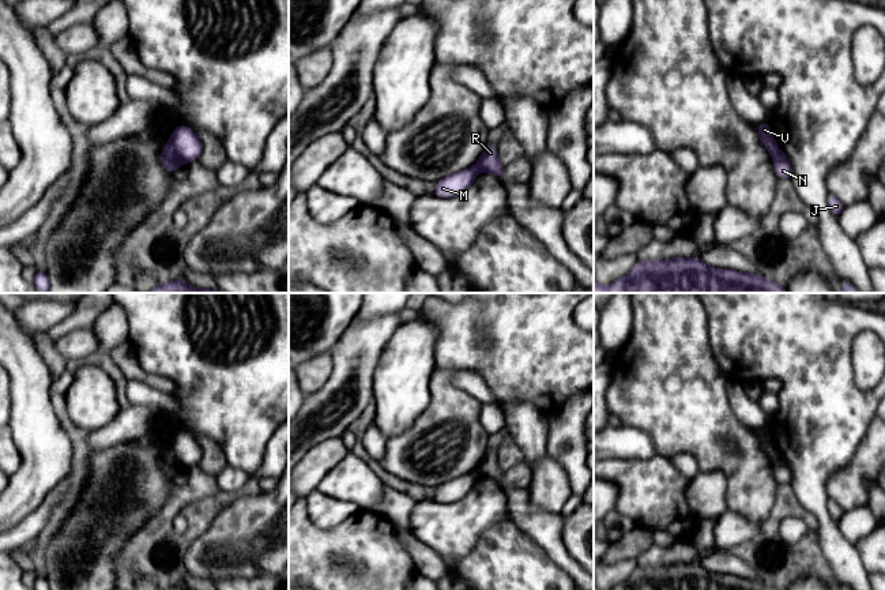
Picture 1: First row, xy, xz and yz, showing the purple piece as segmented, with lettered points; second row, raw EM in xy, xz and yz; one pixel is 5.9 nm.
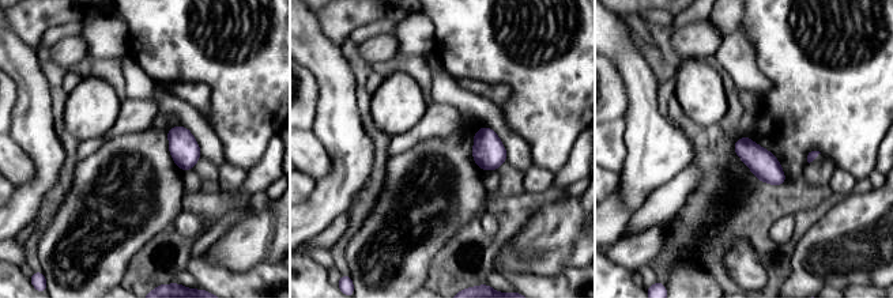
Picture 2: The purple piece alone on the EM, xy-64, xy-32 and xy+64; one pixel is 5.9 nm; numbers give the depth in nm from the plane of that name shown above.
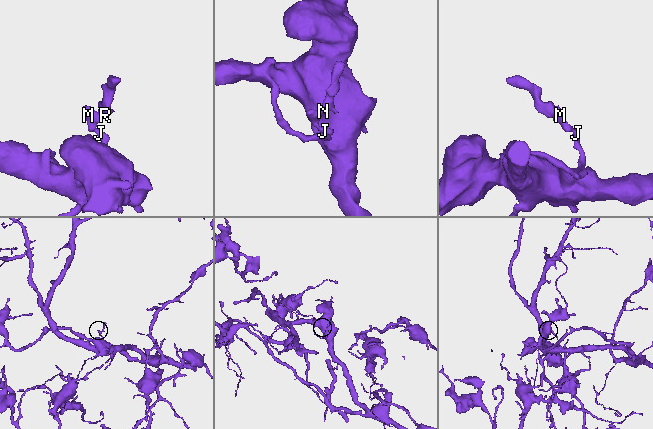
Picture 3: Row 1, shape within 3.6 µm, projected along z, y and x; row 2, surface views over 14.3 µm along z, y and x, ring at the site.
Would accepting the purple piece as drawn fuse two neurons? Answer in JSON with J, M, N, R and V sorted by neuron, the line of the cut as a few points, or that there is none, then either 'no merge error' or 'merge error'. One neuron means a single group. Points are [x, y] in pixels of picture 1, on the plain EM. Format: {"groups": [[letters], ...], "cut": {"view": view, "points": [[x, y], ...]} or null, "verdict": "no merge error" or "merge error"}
{"groups": [["J", "M", "N"], ["R", "V"]], "cut": {"view": "xy", "points": [[164, 455], [179, 469]]}, "verdict": "merge error"}

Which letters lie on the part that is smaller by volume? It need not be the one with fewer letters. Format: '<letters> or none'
R, V

